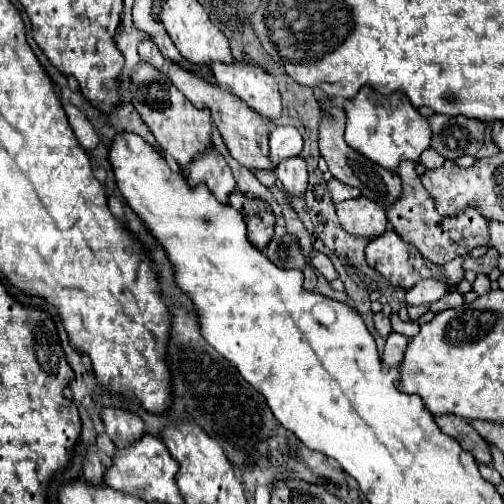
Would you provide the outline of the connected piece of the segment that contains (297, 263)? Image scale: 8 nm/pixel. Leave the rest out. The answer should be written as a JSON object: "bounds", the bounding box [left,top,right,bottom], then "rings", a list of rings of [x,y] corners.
{"bounds":[266,235,316,291],"rings":[[[284,235],[284,237],[274,237],[268,247],[266,247],[268,259],[278,265],[278,267],[288,267],[288,269],[300,269],[304,273],[304,287],[308,291],[314,291],[316,287],[316,273],[314,269],[306,263],[302,249],[298,245],[298,239],[294,235]]]}

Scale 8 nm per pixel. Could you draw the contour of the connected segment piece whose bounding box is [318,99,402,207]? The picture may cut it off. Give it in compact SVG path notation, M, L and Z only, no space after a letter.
M320 99L320 113L322 113L322 121L320 121L320 155L322 159L328 163L330 173L338 179L344 181L346 185L358 187L360 193L376 203L380 203L382 207L388 207L398 195L400 195L400 187L402 181L396 175L396 171L388 171L376 163L372 163L368 157L360 155L358 151L354 151L352 147L348 147L348 143L344 141L344 125L346 125L346 113L342 107L332 105L332 101L328 99Z

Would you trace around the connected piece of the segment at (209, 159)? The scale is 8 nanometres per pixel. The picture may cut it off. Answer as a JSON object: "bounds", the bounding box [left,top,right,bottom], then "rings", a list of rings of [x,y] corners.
{"bounds":[188,147,236,203],"rings":[[[212,147],[212,151],[204,151],[200,159],[194,159],[188,169],[188,179],[192,185],[206,183],[214,197],[222,203],[228,203],[228,195],[234,191],[236,181],[232,177],[230,167],[224,157]]]}

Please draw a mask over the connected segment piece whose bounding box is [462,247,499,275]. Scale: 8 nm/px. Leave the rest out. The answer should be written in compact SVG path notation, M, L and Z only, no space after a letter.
M489 247L487 253L477 260L464 258L462 267L465 271L472 270L476 274L482 273L488 275L494 268L497 267L498 258L498 252L493 247Z

